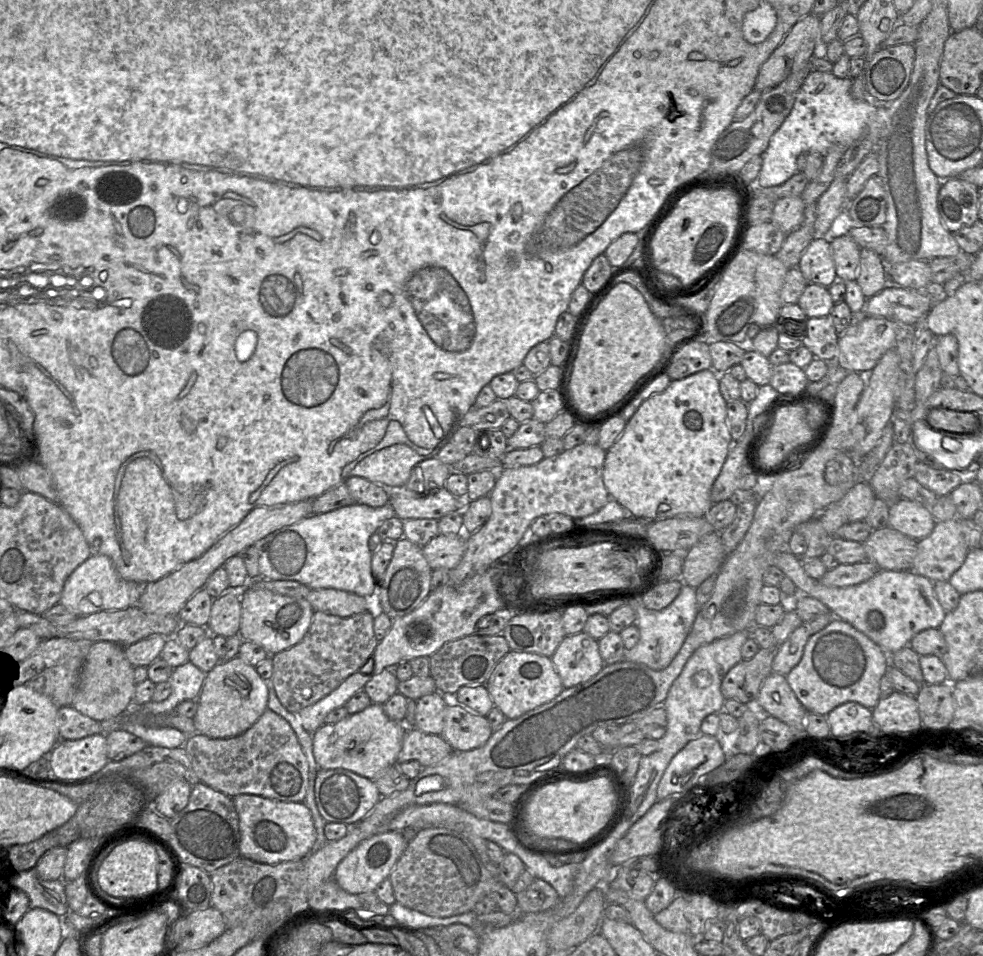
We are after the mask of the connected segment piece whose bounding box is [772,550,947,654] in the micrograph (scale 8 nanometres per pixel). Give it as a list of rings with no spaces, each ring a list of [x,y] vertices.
[[[788,550],[777,553],[772,565],[778,567],[794,582],[801,595],[811,596],[824,603],[834,617],[850,623],[887,654],[909,645],[917,633],[930,628],[939,628],[947,613],[935,595],[934,583],[912,571],[879,570],[862,583],[847,587],[832,587],[825,586],[819,580],[807,575],[800,557]]]

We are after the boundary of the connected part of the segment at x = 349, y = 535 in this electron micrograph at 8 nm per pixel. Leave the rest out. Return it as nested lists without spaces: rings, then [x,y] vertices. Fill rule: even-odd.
[[[389,503],[376,508],[353,504],[284,526],[253,544],[258,554],[259,578],[293,580],[312,590],[333,588],[374,599],[377,584],[371,572],[368,541],[385,520],[395,515]]]

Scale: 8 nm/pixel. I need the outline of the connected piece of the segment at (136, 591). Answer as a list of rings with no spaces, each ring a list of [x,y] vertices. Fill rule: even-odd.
[[[92,554],[66,579],[59,603],[77,617],[106,610],[123,610],[137,605],[142,586],[143,584],[123,579],[108,556]]]

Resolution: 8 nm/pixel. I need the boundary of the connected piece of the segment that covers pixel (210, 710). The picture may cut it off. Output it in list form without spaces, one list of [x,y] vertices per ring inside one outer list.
[[[239,656],[228,662],[219,662],[206,673],[206,677],[197,699],[198,708],[193,718],[196,732],[209,738],[228,739],[247,731],[267,709],[268,689],[265,680],[257,673],[254,666],[246,664]]]

